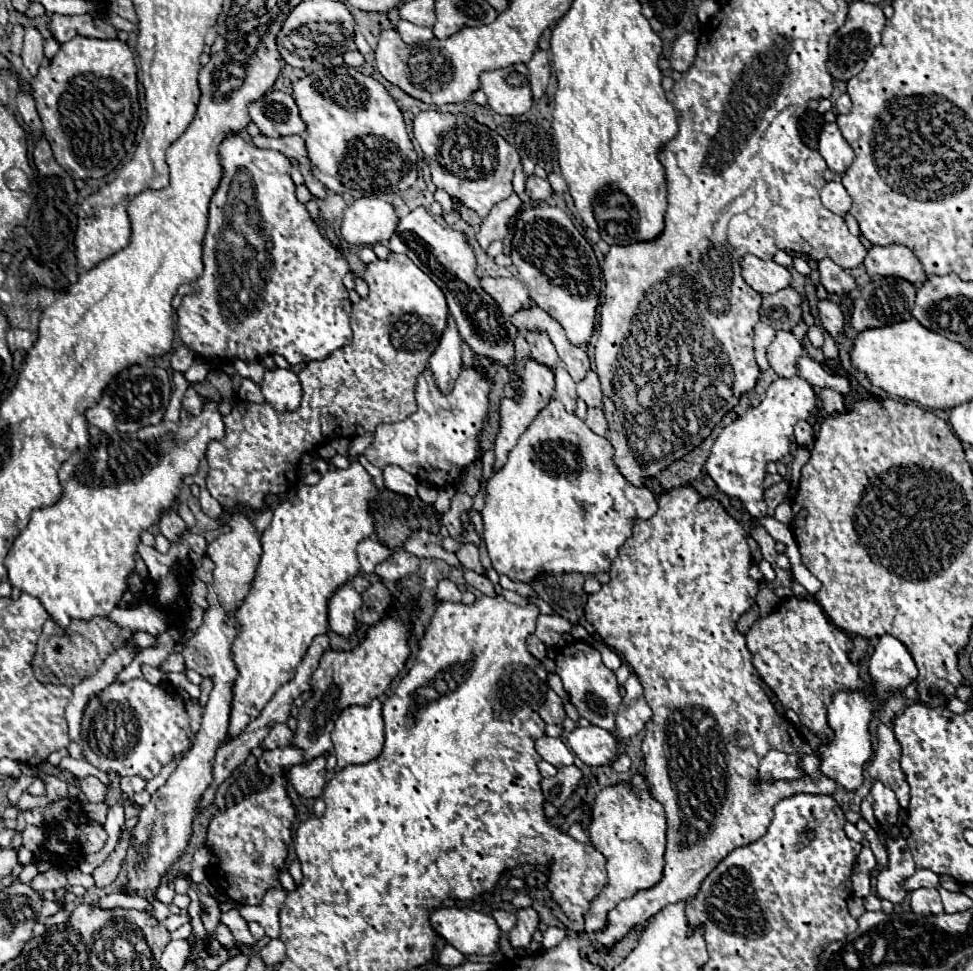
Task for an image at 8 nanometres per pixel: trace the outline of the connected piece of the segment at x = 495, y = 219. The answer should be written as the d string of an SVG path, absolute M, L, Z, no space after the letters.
M511 195L509 199L497 203L489 215L481 221L481 227L477 231L477 241L481 245L481 249L487 249L491 241L495 239L503 239L507 235L509 229L509 221L511 217L515 217L519 213L521 207L521 199L517 195Z

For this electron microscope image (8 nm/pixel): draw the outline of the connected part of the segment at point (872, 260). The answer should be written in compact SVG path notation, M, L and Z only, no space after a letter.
M873 245L863 261L869 275L903 277L911 283L923 283L927 279L923 267L915 259L913 251L903 245Z

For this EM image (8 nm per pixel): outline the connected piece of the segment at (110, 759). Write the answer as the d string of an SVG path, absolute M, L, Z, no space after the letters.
M131 679L129 683L111 683L97 699L91 699L83 713L83 755L97 769L109 773L117 771L121 777L125 775L141 775L143 779L153 779L159 775L161 767L167 765L177 753L185 753L191 745L191 731L185 707L173 699L173 693L159 685L151 685L145 679Z

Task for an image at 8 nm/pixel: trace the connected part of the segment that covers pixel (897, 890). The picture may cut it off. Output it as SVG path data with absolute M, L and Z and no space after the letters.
M879 825L879 833L885 837L885 849L889 855L889 865L877 875L877 895L889 899L891 903L901 903L907 895L903 881L915 873L915 863L909 845L903 837L893 839Z

